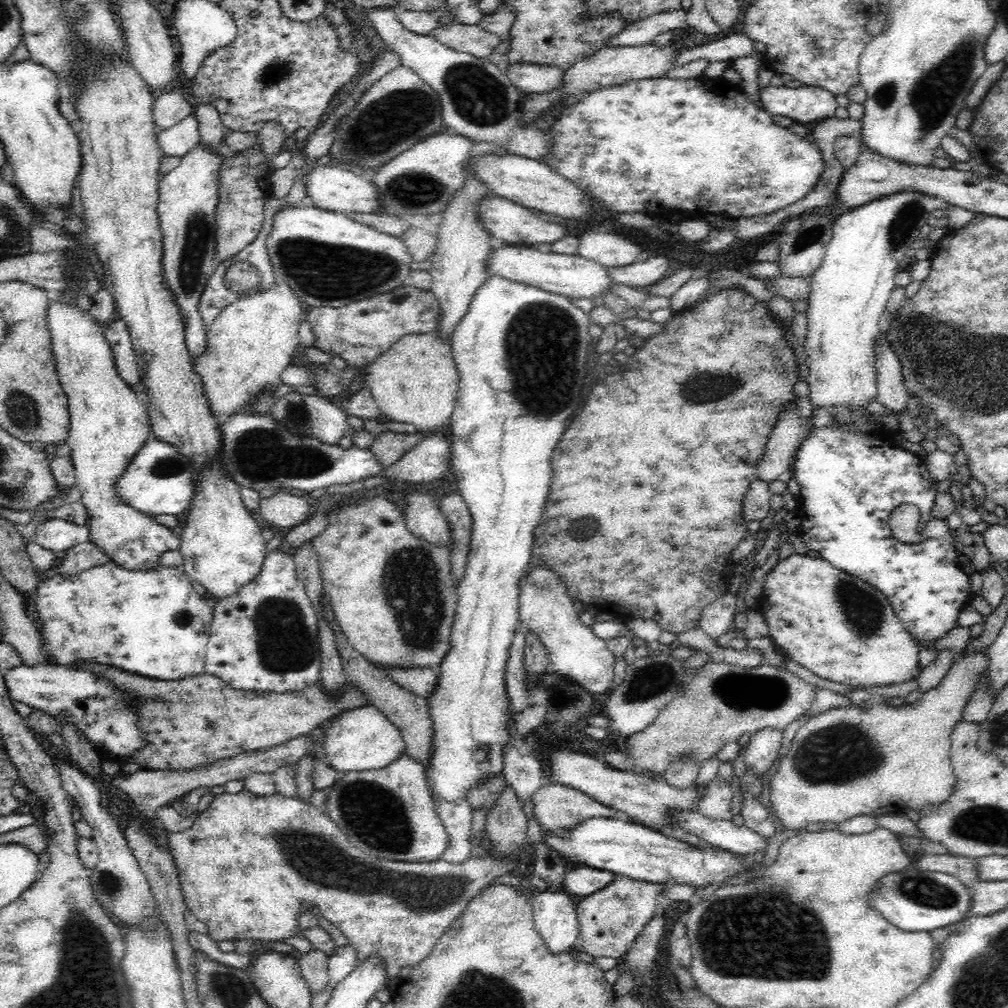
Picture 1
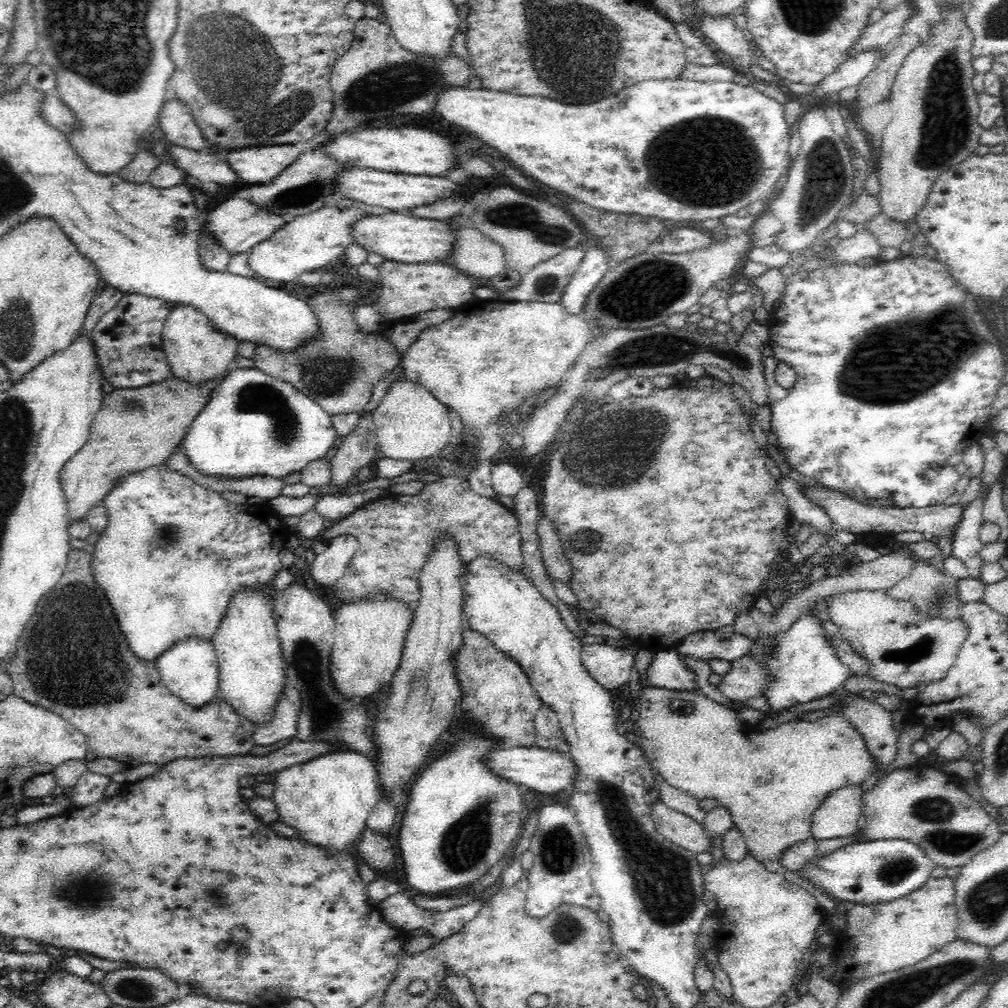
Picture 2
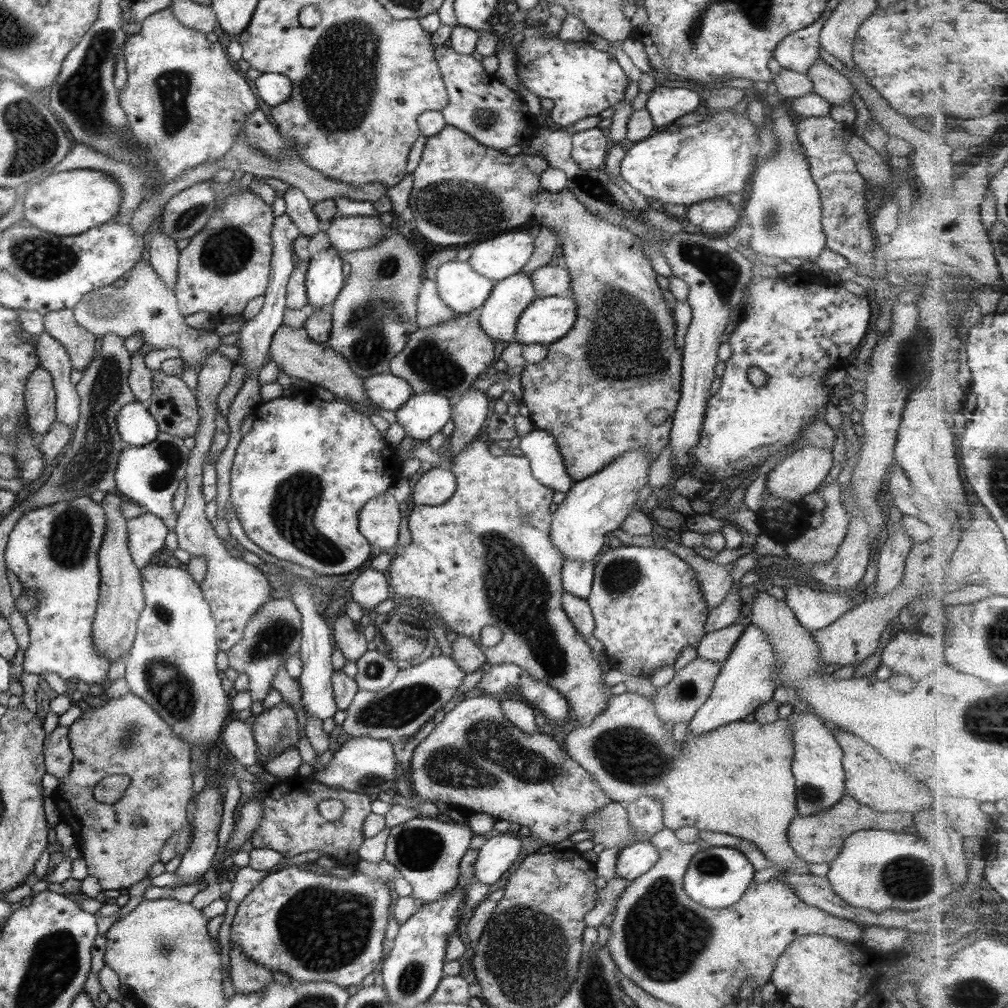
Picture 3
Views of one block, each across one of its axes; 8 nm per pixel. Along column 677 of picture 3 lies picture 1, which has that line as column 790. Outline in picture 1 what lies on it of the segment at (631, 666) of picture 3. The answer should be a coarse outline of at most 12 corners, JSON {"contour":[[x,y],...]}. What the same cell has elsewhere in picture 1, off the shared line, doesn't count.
{"contour":[[819,557],[766,576],[770,638],[832,682],[919,675],[882,592]]}

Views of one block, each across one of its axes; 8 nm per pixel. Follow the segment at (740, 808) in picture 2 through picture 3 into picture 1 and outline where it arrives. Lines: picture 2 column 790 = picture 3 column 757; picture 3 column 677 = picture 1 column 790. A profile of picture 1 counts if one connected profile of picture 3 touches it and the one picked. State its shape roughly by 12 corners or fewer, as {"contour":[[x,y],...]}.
{"contour":[[985,654],[915,705],[834,707],[769,793],[782,827],[935,805]]}

